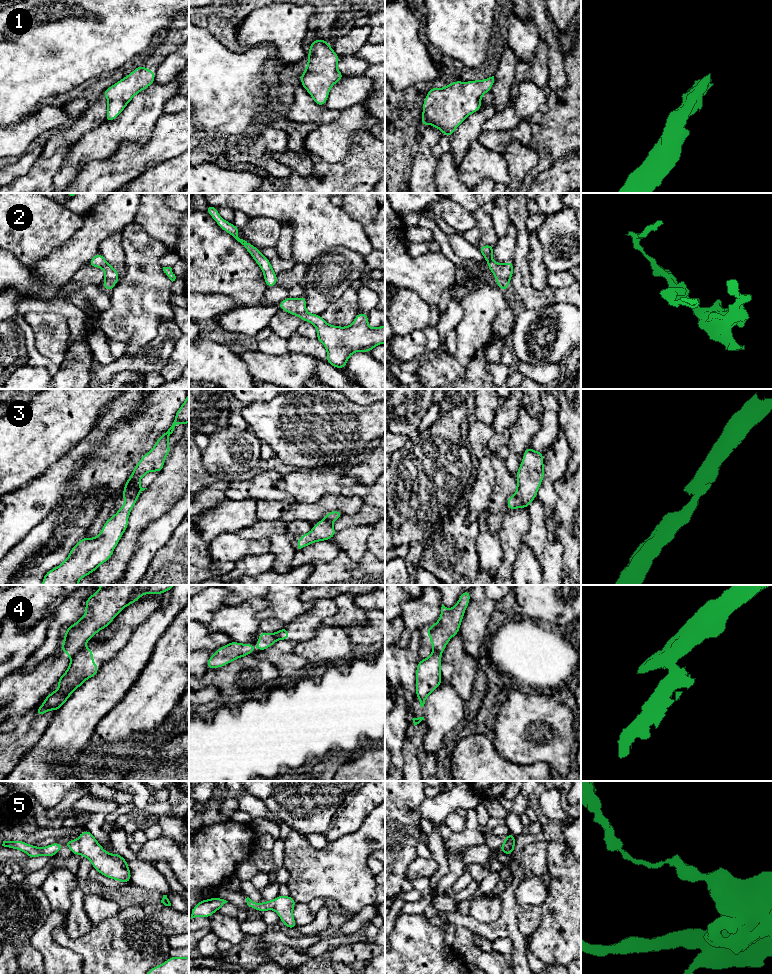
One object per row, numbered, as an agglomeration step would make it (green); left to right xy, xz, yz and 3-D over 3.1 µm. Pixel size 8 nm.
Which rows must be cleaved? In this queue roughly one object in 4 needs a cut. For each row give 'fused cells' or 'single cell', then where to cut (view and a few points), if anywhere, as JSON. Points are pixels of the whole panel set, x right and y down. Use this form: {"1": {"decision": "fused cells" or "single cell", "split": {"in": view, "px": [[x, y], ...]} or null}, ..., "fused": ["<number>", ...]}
{"1": {"decision": "single cell", "split": null}, "2": {"decision": "single cell", "split": null}, "3": {"decision": "single cell", "split": null}, "4": {"decision": "fused cells", "split": {"in": "xy", "px": [[85, 646], [71, 658]]}}, "5": {"decision": "fused cells", "split": {"in": "xy", "px": [[76, 840], [80, 854]]}}, "fused": ["4", "5"]}

